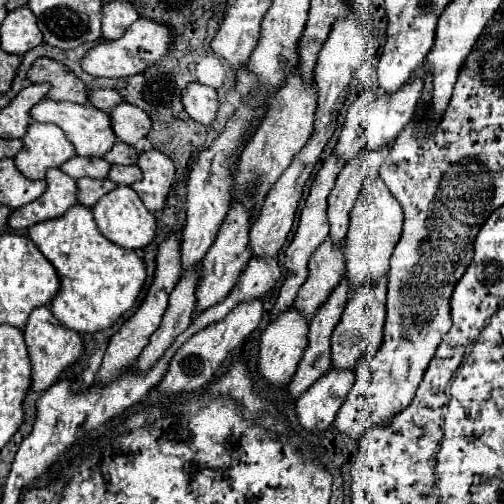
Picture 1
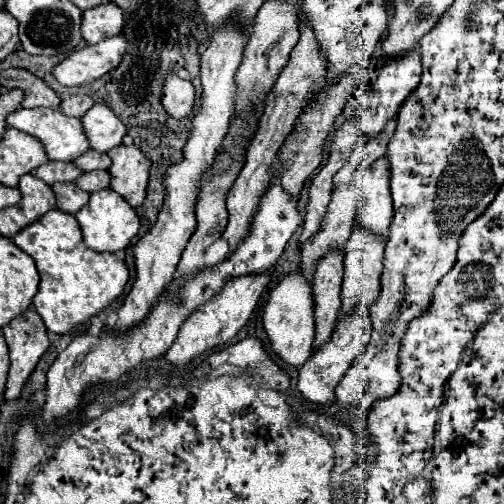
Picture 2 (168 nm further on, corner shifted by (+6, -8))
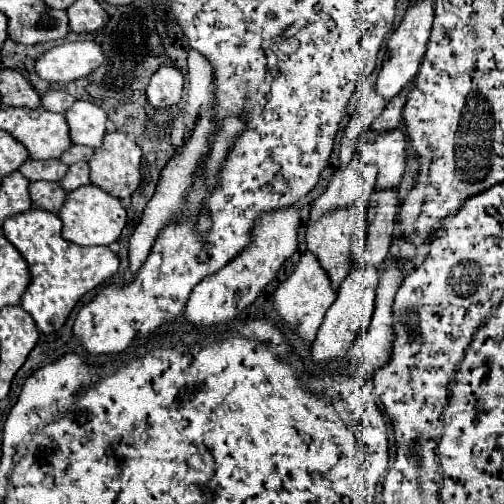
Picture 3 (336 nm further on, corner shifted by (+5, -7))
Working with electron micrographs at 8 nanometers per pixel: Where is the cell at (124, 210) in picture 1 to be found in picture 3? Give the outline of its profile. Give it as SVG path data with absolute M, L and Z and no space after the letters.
M85 185L67 193L67 199L59 209L59 219L63 221L61 235L67 241L77 245L109 245L117 241L121 229L125 227L127 211L117 197L101 191L97 185Z

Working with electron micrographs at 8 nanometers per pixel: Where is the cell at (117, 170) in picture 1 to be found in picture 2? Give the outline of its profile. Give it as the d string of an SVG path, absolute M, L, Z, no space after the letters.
M96 170L96 172L86 172L82 174L76 184L78 188L86 190L86 192L96 192L96 190L104 190L104 188L110 188L110 172L106 170Z

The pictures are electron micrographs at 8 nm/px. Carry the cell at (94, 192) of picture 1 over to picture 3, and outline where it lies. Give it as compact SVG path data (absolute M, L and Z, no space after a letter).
M33 181L29 183L29 195L31 203L39 209L57 213L65 201L65 191L59 183L49 183L49 181Z

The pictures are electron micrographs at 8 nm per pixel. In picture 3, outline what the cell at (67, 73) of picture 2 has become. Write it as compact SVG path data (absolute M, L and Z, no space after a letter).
M95 41L63 43L35 59L35 73L51 83L69 83L87 77L105 61L101 45Z

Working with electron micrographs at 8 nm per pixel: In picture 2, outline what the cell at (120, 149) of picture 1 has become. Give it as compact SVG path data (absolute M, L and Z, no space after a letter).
M88 150L80 158L76 158L74 164L78 168L84 168L86 172L90 172L90 170L108 170L112 162L110 162L108 154L102 154L102 152L96 152L96 150Z

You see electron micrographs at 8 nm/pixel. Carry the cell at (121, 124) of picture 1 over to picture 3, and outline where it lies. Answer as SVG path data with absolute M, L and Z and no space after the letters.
M77 101L73 103L73 107L69 107L69 111L65 111L65 119L73 143L87 145L93 149L101 147L107 123L107 115L103 109L89 101Z

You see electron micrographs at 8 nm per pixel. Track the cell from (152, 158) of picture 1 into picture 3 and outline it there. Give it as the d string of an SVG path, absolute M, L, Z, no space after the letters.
M111 131L105 135L103 145L93 151L93 159L89 159L91 167L91 183L101 187L103 191L115 195L117 199L129 199L131 193L139 187L141 183L141 149L135 141L131 141L123 131Z

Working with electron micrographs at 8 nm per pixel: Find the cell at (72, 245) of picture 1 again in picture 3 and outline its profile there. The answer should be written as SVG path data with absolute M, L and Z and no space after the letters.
M29 209L3 223L3 235L27 261L31 281L21 295L21 307L33 317L37 329L45 335L63 327L77 301L97 285L111 279L119 269L119 259L109 247L81 247L61 237L61 219L43 209Z

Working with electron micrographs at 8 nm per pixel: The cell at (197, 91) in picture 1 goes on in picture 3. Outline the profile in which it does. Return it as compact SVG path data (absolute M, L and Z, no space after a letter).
M161 65L147 85L147 101L151 107L169 107L177 105L183 97L183 75L173 65Z

